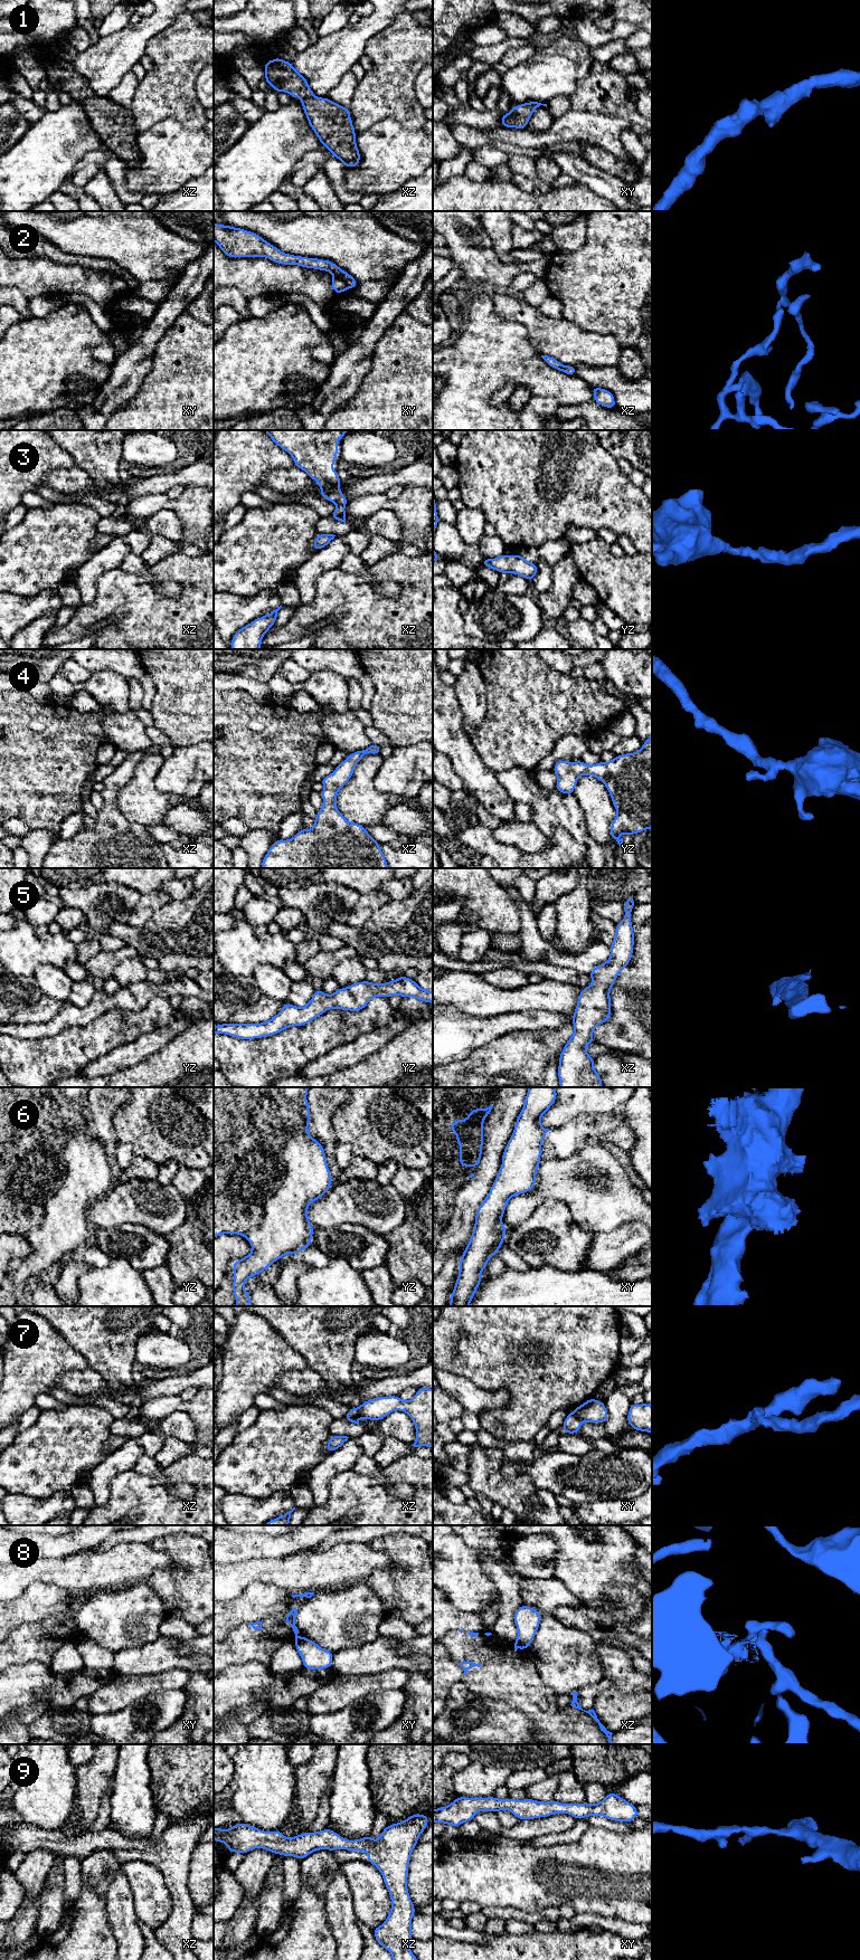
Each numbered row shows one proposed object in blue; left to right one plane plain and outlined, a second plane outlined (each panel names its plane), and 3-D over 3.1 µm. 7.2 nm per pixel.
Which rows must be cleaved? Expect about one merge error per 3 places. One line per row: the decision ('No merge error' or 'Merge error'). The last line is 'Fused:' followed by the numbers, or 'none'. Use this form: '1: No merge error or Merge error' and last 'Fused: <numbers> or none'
1: No merge error
2: Merge error
3: No merge error
4: No merge error
5: No merge error
6: No merge error
7: Merge error
8: Merge error
9: No merge error
Fused: 2, 7, 8

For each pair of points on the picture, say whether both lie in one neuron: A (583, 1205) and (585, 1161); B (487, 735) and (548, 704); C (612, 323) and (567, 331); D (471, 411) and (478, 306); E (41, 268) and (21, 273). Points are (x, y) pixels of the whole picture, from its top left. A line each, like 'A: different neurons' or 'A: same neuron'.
A: same neuron
B: same neuron
C: different neurons
D: same neuron
E: same neuron

